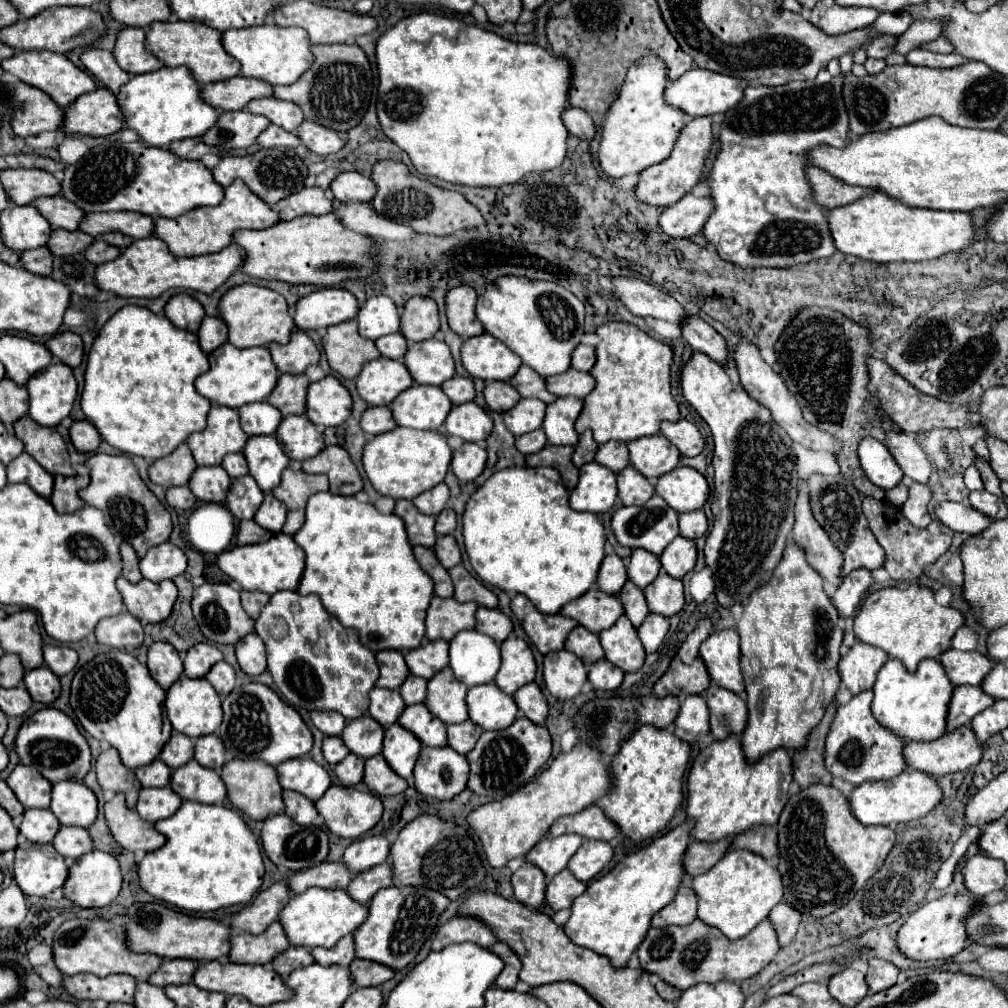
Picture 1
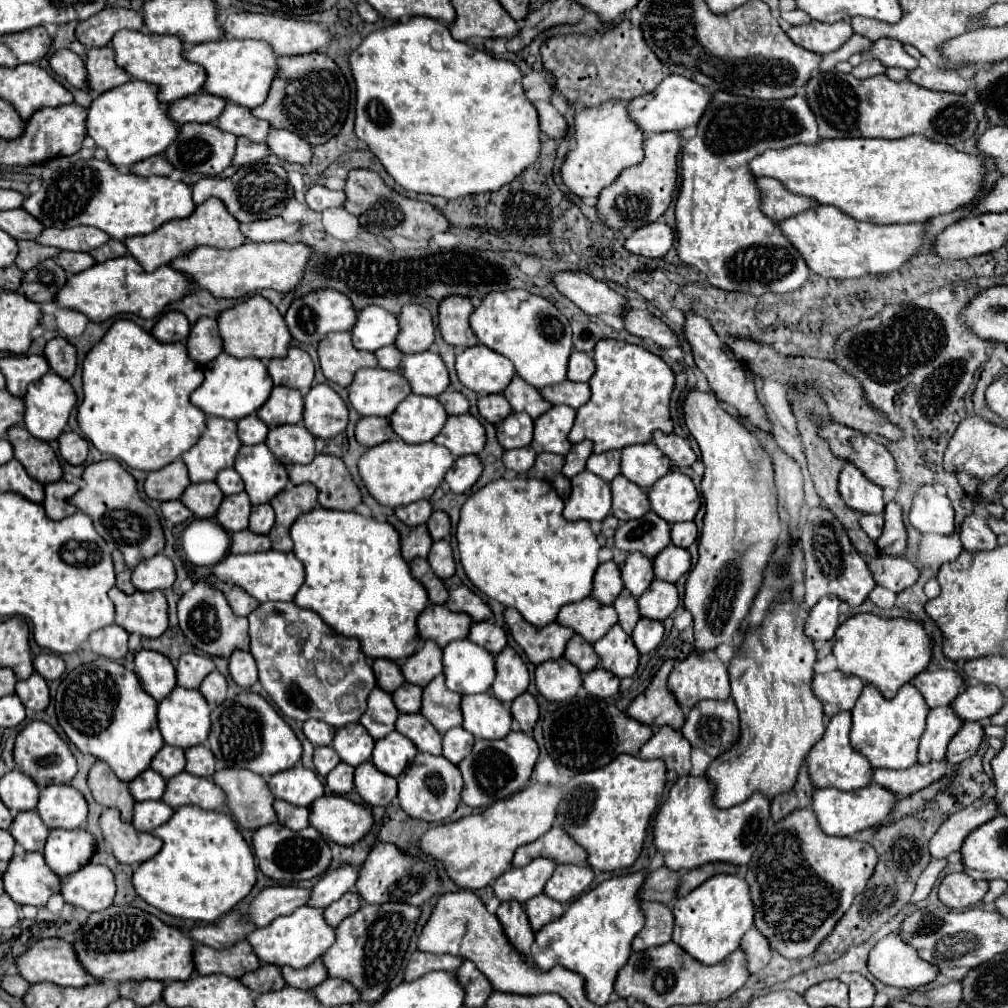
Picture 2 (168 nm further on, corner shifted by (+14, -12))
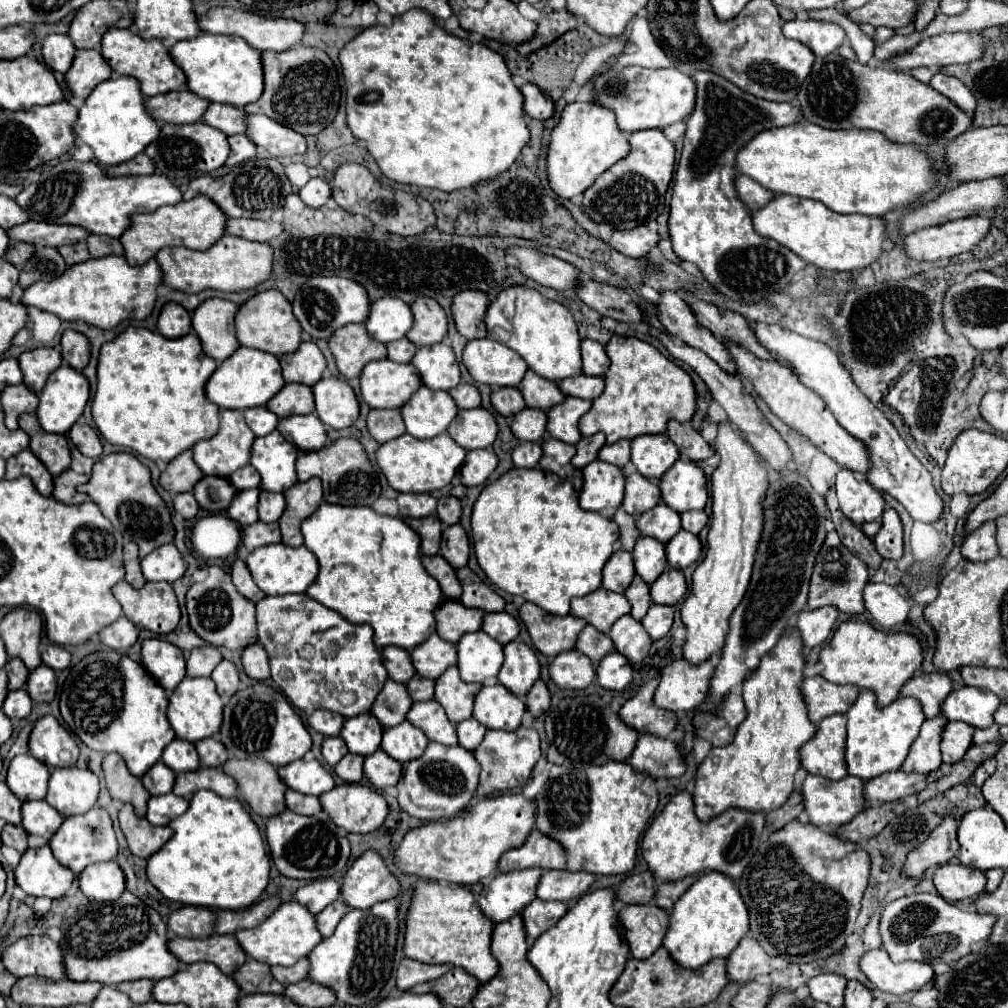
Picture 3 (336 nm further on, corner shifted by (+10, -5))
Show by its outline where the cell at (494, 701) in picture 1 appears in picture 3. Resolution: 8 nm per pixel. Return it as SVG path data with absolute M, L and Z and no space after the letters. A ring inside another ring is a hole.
M486 685L474 699L474 719L486 729L514 731L520 727L526 703L510 693L504 685Z

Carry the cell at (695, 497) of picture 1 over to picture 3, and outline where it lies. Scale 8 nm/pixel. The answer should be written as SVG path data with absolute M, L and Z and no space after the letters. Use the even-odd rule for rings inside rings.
M678 459L660 479L662 501L678 513L704 509L708 501L704 471L694 461Z

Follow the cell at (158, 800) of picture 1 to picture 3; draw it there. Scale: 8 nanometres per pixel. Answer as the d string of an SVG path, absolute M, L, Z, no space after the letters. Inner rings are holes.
M174 793L150 797L146 819L152 825L168 825L174 817L182 815L188 809L188 805L190 805L188 797L178 797Z

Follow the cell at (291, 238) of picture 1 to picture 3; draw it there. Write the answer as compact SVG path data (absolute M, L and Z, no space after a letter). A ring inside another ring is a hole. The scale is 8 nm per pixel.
M222 235L210 249L194 251L186 247L164 247L154 259L162 271L162 285L184 291L184 293L200 293L202 289L218 289L218 291L244 291L260 285L270 277L272 271L272 249L266 243L246 241L242 237Z

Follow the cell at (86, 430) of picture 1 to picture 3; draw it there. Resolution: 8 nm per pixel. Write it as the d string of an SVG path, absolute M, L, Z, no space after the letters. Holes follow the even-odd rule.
M76 423L70 429L70 439L80 449L82 455L86 455L86 457L100 457L102 443L100 443L98 433L90 425L78 425Z

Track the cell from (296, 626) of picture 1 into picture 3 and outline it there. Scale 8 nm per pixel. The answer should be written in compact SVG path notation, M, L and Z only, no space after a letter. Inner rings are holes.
M306 593L264 597L256 603L256 619L258 639L270 657L272 679L294 707L306 713L328 709L342 717L370 711L388 679L382 653L372 643L370 625L350 623Z

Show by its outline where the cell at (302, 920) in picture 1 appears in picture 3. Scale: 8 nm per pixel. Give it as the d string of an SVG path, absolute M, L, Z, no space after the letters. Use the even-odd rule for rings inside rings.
M296 901L282 903L266 921L254 929L242 929L236 933L236 939L244 953L256 961L268 965L294 965L298 959L306 957L320 941L322 935L316 929L316 919L312 913L306 913L306 907L296 905Z

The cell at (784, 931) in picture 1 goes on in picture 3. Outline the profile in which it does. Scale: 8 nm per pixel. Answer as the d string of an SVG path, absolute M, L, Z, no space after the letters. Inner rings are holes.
M744 937L726 959L726 973L730 983L754 981L756 977L770 973L770 957L752 937Z

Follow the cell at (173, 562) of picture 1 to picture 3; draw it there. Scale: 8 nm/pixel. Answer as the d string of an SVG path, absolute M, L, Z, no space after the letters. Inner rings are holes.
M174 543L154 549L148 557L142 559L142 573L146 581L168 581L174 583L186 573L180 551Z

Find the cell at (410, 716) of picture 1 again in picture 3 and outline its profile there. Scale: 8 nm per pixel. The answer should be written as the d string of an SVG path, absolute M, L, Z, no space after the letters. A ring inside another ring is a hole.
M424 701L414 703L406 717L412 725L422 729L430 741L442 743L442 745L458 745L456 737L456 725L448 721L442 705L438 701Z

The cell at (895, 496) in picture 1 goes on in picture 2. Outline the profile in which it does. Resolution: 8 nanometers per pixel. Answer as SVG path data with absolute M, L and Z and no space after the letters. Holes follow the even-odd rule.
M864 514L860 518L860 526L864 528L864 532L870 536L870 540L876 542L876 538L882 534L882 524L884 524L884 516L882 514Z

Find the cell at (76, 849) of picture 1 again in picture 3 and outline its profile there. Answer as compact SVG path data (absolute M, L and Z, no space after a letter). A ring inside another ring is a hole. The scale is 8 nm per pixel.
M92 807L88 813L84 815L70 815L64 819L62 827L50 837L48 841L54 857L70 867L70 871L74 871L76 875L82 873L82 869L86 869L92 863L100 863L100 861L110 861L110 859L94 859L94 855L108 855L108 857L116 857L120 847L118 847L118 839L114 833L114 825L110 819L110 813L102 807Z

